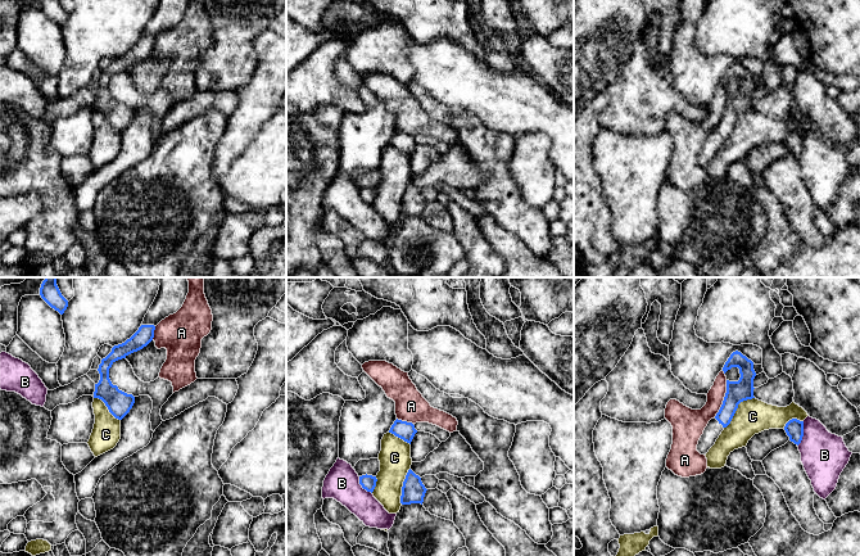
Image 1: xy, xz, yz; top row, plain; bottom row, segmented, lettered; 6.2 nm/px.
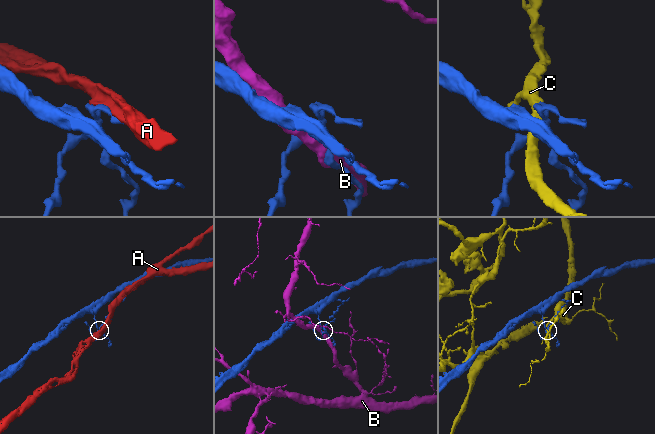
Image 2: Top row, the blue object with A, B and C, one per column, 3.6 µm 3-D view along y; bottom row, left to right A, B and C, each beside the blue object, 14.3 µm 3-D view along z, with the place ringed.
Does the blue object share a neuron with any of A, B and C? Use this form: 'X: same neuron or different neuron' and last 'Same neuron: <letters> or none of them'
A: different neuron
B: different neuron
C: different neuron
Same neuron: none of them

